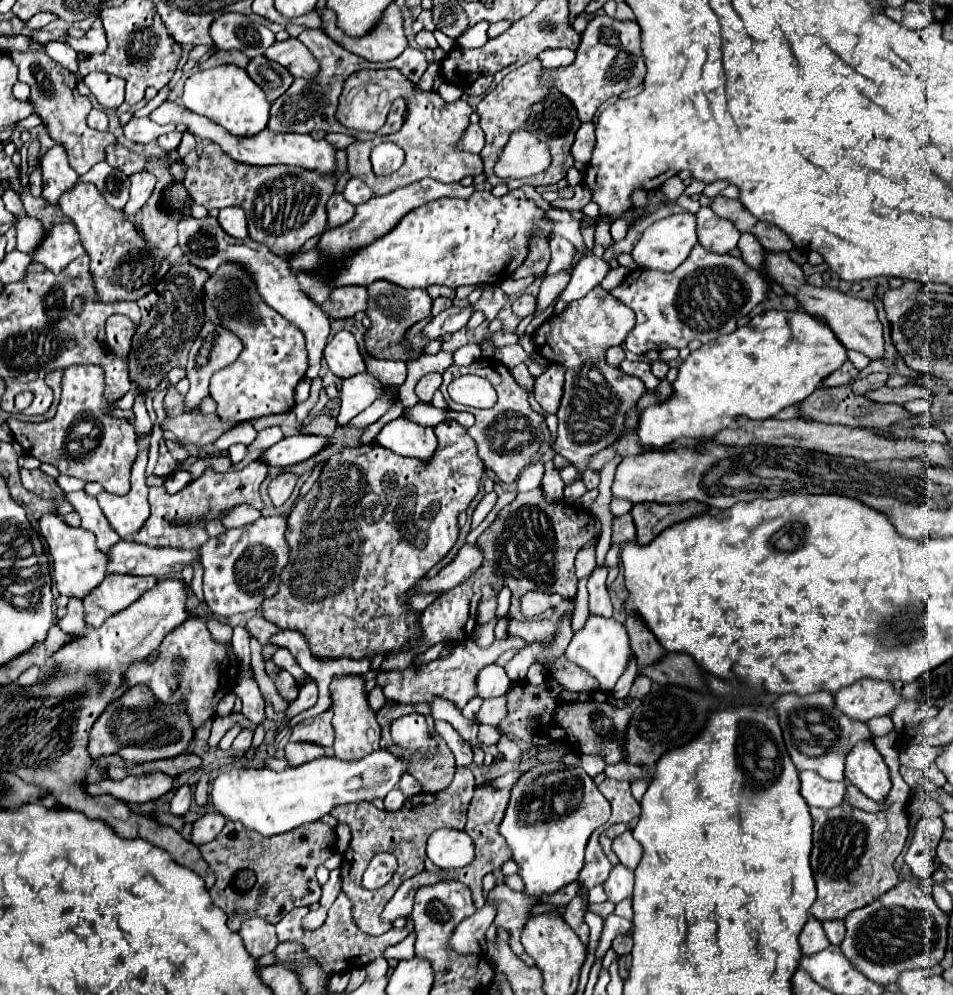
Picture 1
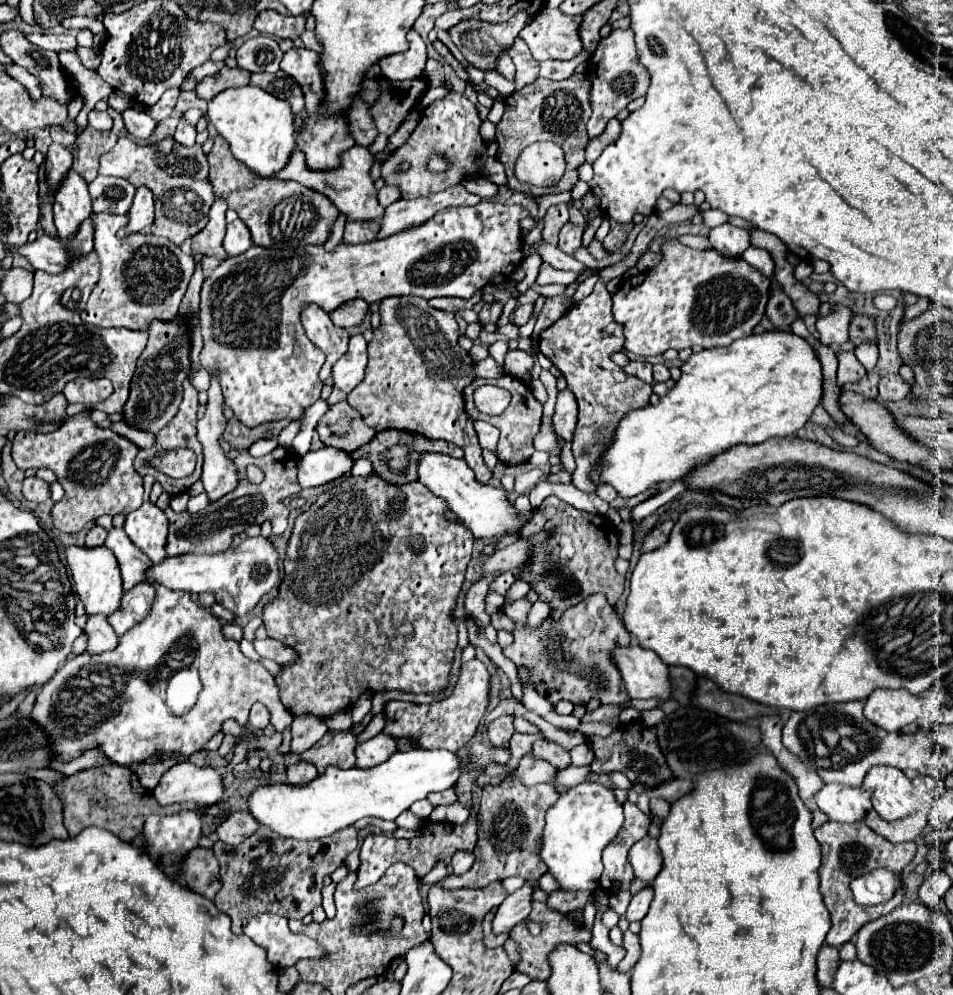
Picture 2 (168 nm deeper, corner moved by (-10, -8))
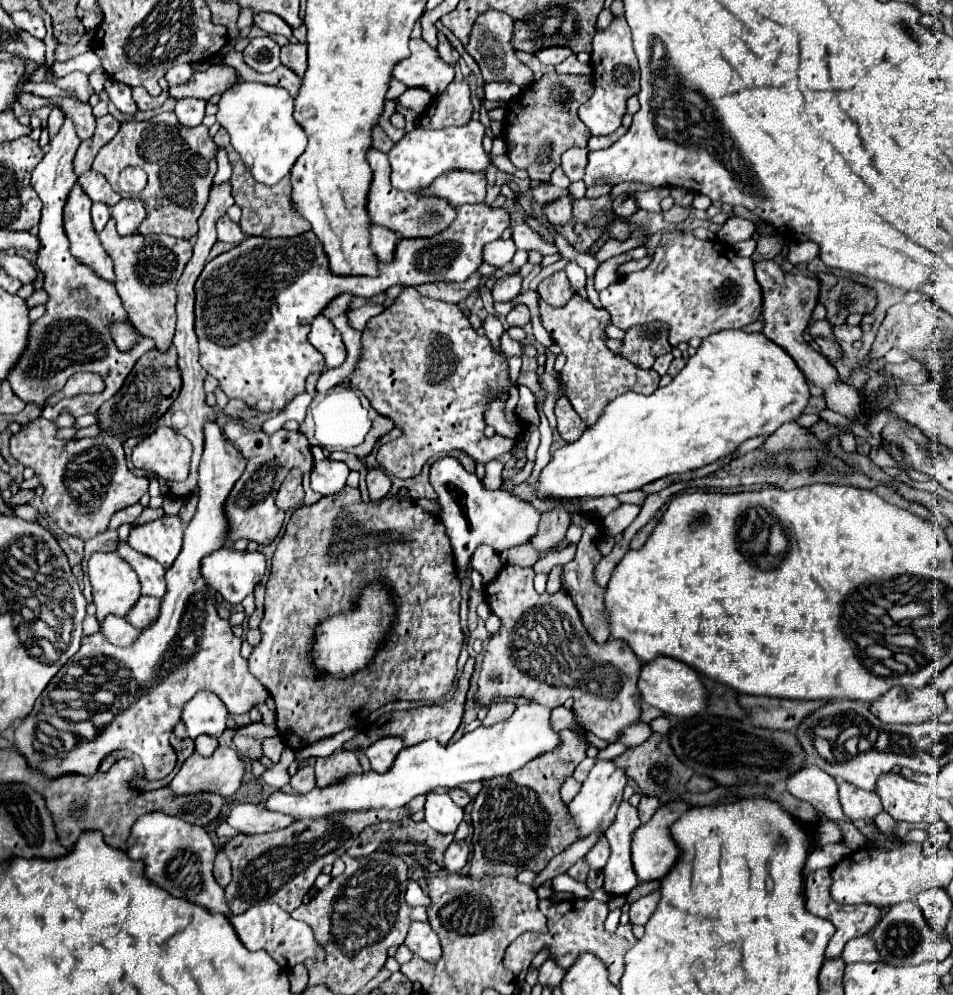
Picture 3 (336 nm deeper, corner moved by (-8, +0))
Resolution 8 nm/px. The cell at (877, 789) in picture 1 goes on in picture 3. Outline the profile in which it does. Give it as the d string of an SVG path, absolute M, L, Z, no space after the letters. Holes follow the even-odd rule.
M884 772L878 776L876 780L876 794L882 800L884 812L888 812L894 820L898 822L922 822L926 818L928 812L928 790L912 780L906 780L904 776L896 774L896 772Z

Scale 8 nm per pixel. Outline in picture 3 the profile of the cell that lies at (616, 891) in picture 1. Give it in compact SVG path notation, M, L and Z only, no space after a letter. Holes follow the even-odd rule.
M650 892L650 894L642 896L642 898L638 898L638 900L630 906L630 922L644 926L644 924L648 922L648 918L652 916L658 900L660 900L660 892Z

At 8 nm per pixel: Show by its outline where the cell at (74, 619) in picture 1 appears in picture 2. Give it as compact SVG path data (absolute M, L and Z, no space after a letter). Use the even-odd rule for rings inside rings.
M102 614L88 616L84 632L88 634L88 652L90 654L102 654L108 650L114 650L118 646L118 636L114 628L110 628L108 620Z

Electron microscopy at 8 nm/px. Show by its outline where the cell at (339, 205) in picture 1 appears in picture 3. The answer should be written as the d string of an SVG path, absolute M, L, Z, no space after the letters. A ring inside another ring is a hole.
M372 224L370 226L370 246L380 262L392 260L392 246L396 246L396 234L384 226Z

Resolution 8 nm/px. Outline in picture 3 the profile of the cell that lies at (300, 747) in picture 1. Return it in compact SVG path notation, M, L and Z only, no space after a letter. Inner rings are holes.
M308 764L300 766L300 768L298 768L298 772L296 772L296 774L290 778L290 786L292 786L292 790L296 790L298 794L310 792L310 790L316 786L312 766L308 766Z

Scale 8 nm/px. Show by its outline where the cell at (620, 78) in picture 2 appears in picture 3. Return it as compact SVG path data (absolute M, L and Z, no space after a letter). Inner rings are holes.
M614 18L606 30L596 30L592 40L592 66L594 66L594 94L578 110L580 120L594 136L612 134L626 112L626 100L640 90L640 68L632 50L632 34L624 18Z

